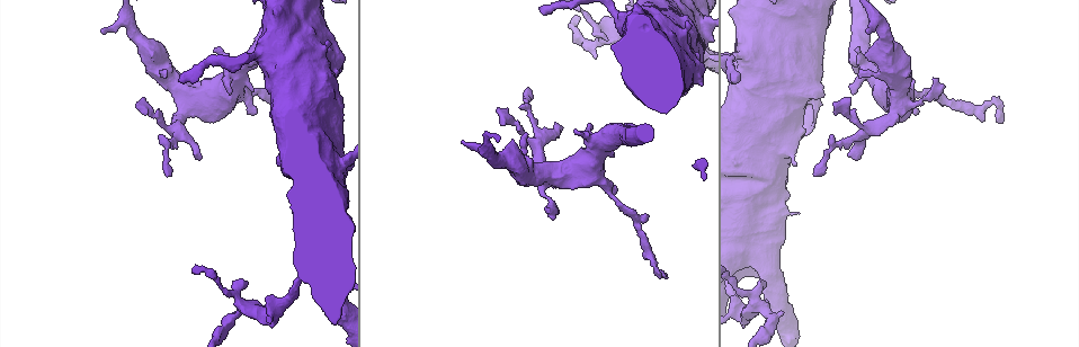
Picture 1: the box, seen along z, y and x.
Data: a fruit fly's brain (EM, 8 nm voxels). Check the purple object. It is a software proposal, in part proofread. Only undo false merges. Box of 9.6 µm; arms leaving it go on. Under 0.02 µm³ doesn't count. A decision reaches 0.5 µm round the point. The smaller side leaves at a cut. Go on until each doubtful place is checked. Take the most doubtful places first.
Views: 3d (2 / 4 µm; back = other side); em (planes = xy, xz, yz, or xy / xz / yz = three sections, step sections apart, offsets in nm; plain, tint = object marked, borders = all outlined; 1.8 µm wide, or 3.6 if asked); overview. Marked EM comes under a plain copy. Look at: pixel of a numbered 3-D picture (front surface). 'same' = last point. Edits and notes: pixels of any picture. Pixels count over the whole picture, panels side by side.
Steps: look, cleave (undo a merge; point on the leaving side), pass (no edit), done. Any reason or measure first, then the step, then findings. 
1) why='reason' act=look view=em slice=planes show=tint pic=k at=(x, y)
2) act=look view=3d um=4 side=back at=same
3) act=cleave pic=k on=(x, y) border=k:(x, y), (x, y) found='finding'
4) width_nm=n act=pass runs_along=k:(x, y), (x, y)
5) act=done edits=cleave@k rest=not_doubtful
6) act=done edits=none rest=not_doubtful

why='sharp bend' act=look view=3d um=4 pic=1 at=(183, 107)

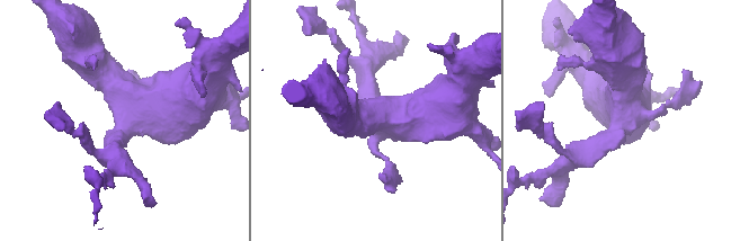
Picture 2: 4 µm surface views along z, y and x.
arms=4 act=look view=em um=3.6 slice=planes show=tint pic=2 at=(622, 120)

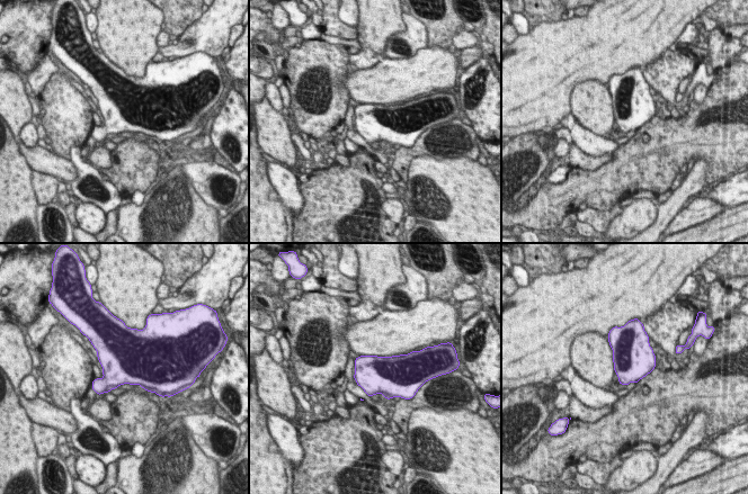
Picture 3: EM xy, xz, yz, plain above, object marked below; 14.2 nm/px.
act=pass found='all the same cell'

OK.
why='thin neck' act=look view=em slice=planes show=tint pic=1 at=(867, 128)

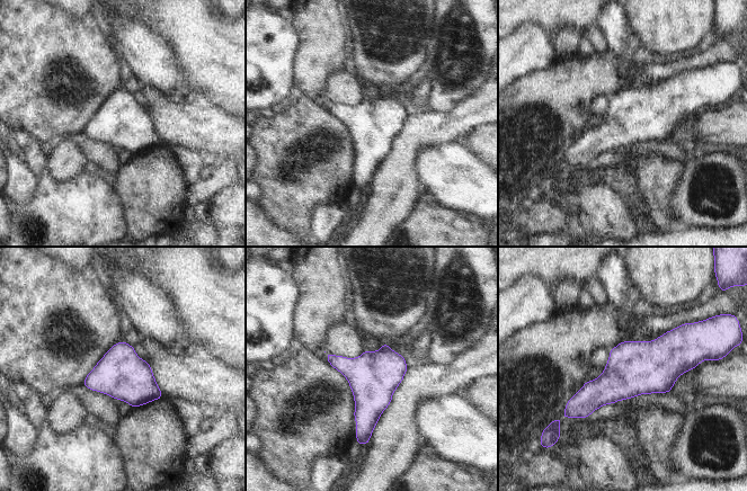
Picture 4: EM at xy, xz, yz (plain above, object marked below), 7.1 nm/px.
width_nm=360 act=pass found='one cell here'

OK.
why='calibre changes' act=look view=em um=3.6 slice=planes show=tint pic=1 at=(234, 74)

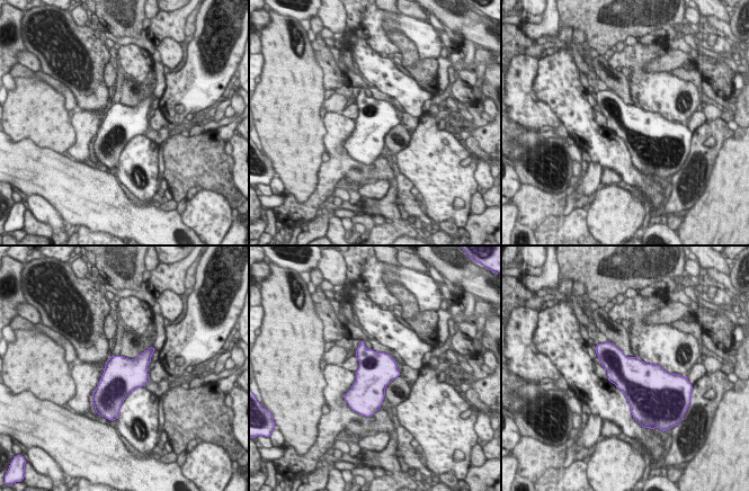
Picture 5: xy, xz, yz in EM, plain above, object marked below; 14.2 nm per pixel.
act=pass found='one cell here'

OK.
why='touches itself' act=look view=em slice=xy step=16 show=borders pic=1 at=(302, 144)

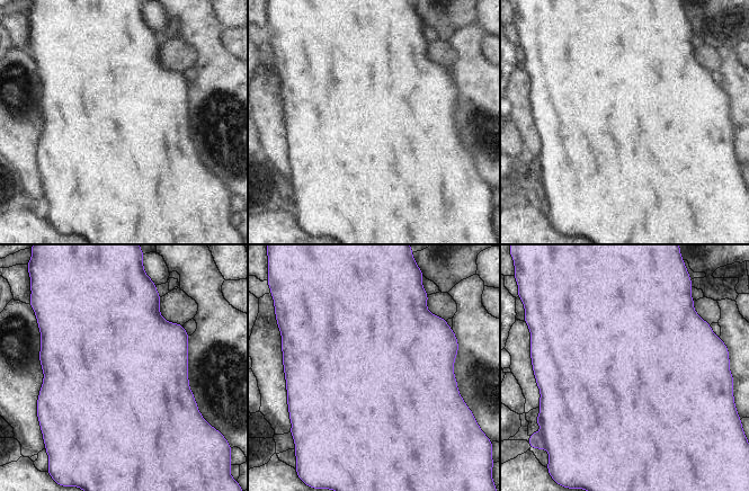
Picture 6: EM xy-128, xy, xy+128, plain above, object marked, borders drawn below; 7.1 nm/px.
act=pass found='one cell here'

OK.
act=done edits=none rest=not_doubtful

